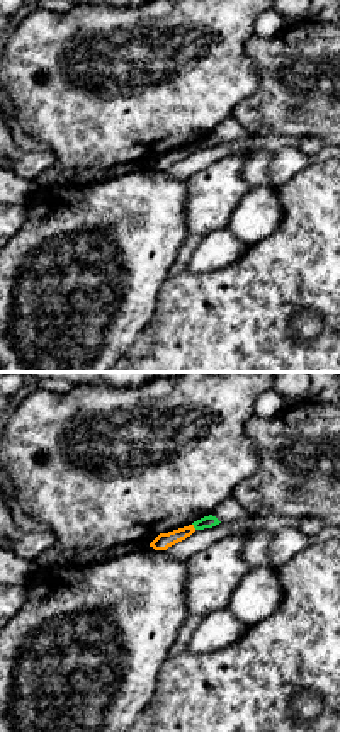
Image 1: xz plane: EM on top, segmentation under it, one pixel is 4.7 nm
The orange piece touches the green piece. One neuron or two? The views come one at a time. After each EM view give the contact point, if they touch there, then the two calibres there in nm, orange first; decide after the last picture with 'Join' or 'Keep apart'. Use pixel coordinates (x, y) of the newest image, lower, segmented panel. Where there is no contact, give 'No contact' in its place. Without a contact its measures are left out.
Touches orange at (192, 527). Thickness 80 nm (orange) against 60 nm

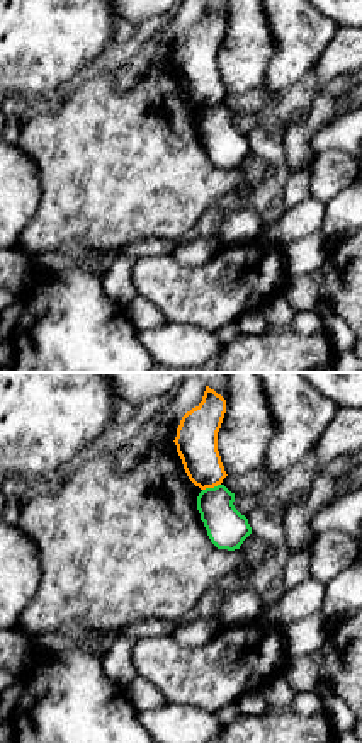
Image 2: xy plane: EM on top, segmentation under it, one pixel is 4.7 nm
Touches orange at (211, 487). Thickness 200 nm (orange) against 190 nm

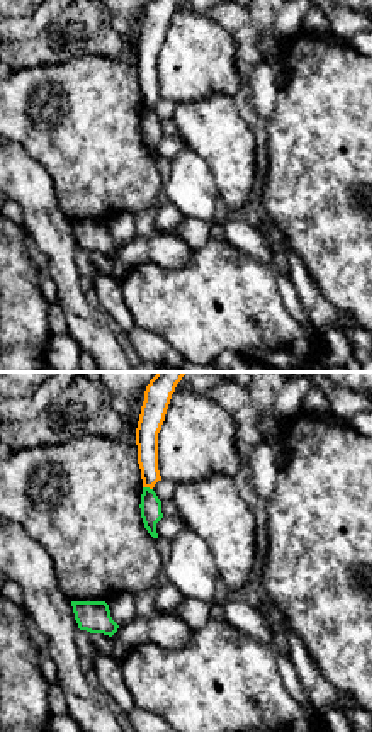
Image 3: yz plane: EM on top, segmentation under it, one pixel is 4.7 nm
Touches orange at (148, 486). Thickness 110 nm (orange) against 100 nm

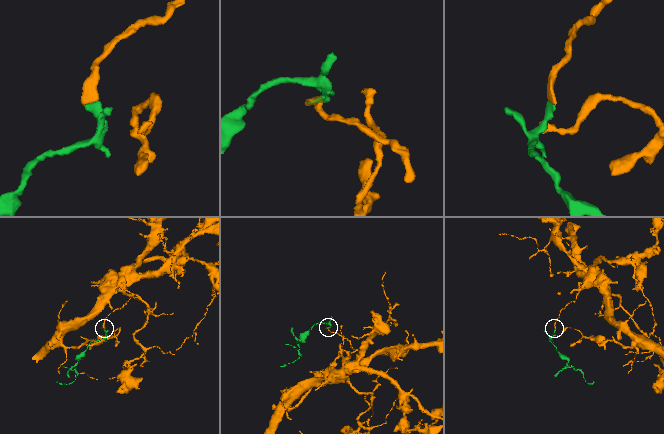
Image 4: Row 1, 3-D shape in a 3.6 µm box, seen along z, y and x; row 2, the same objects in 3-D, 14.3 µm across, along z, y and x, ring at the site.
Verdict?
Keep apart

